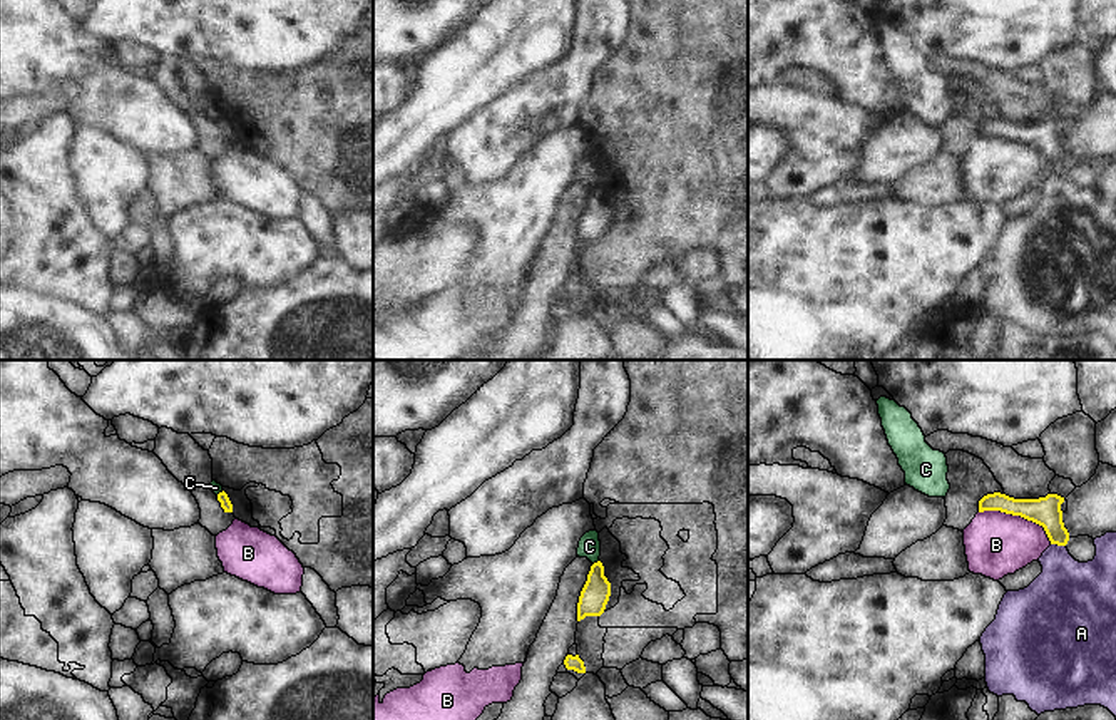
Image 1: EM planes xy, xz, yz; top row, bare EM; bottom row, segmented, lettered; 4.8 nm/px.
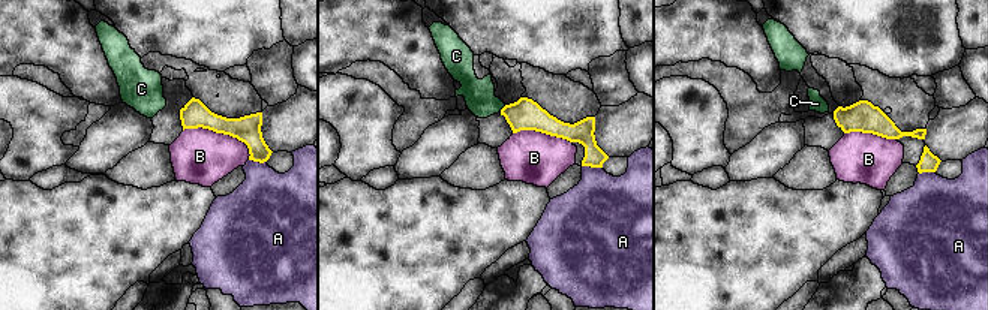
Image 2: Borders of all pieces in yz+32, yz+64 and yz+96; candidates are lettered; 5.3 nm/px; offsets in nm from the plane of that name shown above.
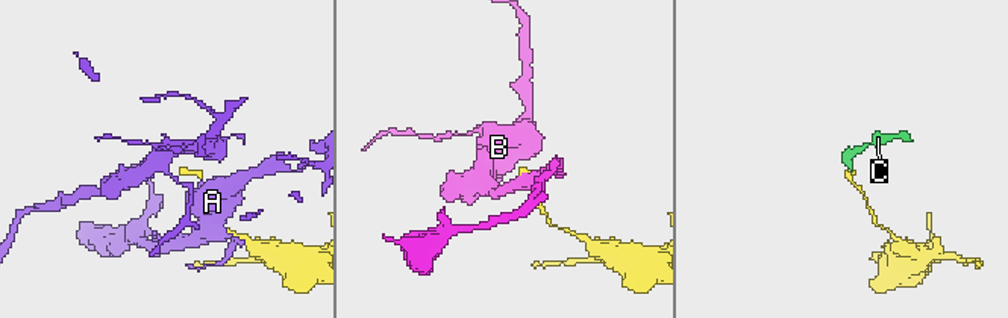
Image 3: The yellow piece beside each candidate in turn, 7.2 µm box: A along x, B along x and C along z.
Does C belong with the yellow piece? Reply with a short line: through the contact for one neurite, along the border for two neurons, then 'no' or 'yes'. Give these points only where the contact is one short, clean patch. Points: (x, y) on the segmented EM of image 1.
line xz (598, 560), (593, 565); no

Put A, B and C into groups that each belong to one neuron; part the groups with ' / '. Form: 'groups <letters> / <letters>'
groups A / B / C

